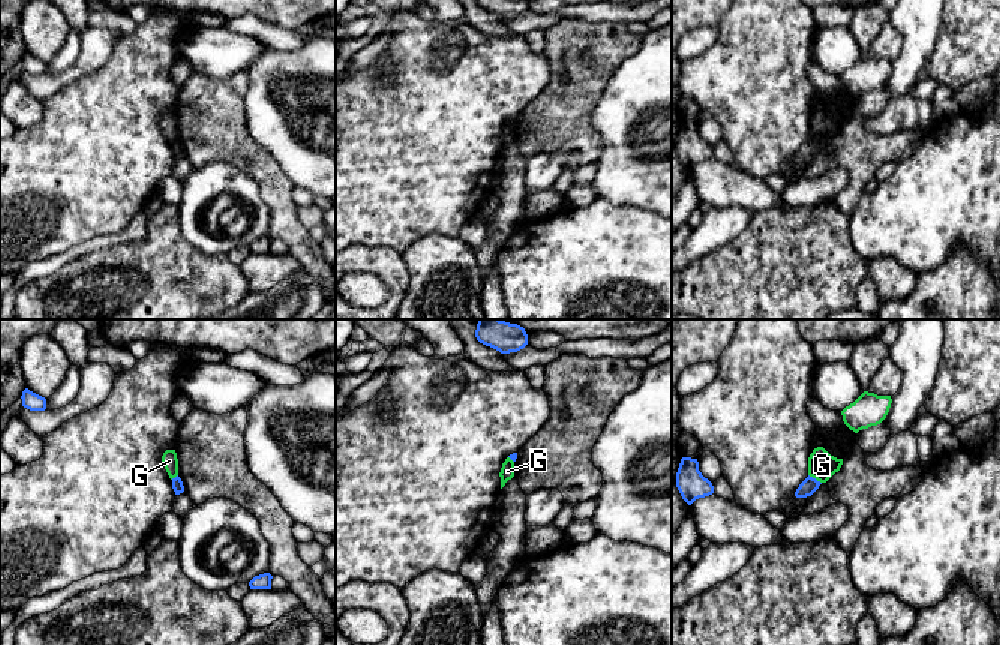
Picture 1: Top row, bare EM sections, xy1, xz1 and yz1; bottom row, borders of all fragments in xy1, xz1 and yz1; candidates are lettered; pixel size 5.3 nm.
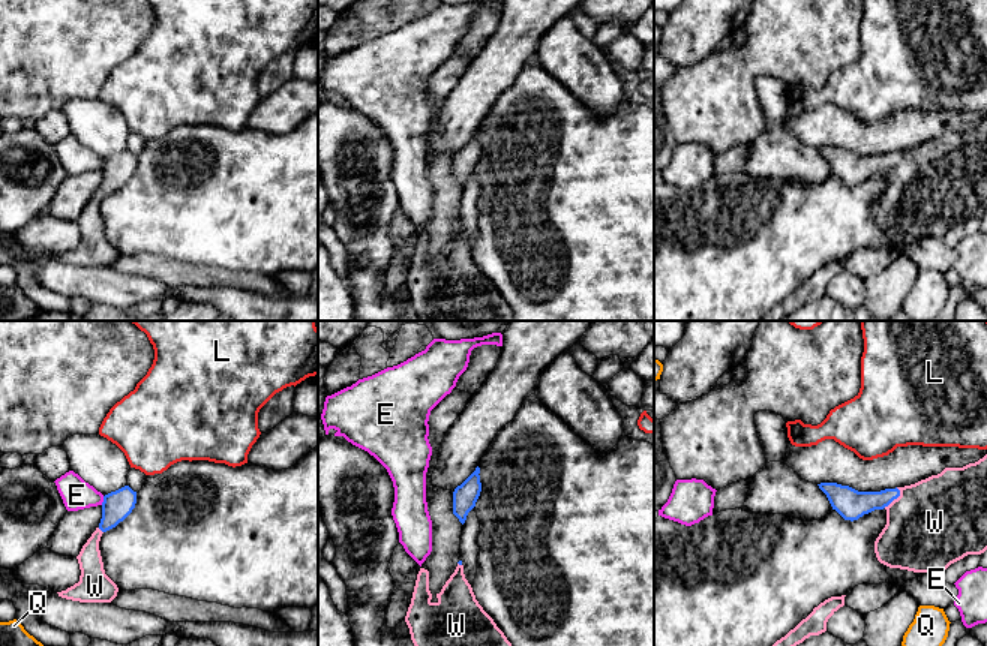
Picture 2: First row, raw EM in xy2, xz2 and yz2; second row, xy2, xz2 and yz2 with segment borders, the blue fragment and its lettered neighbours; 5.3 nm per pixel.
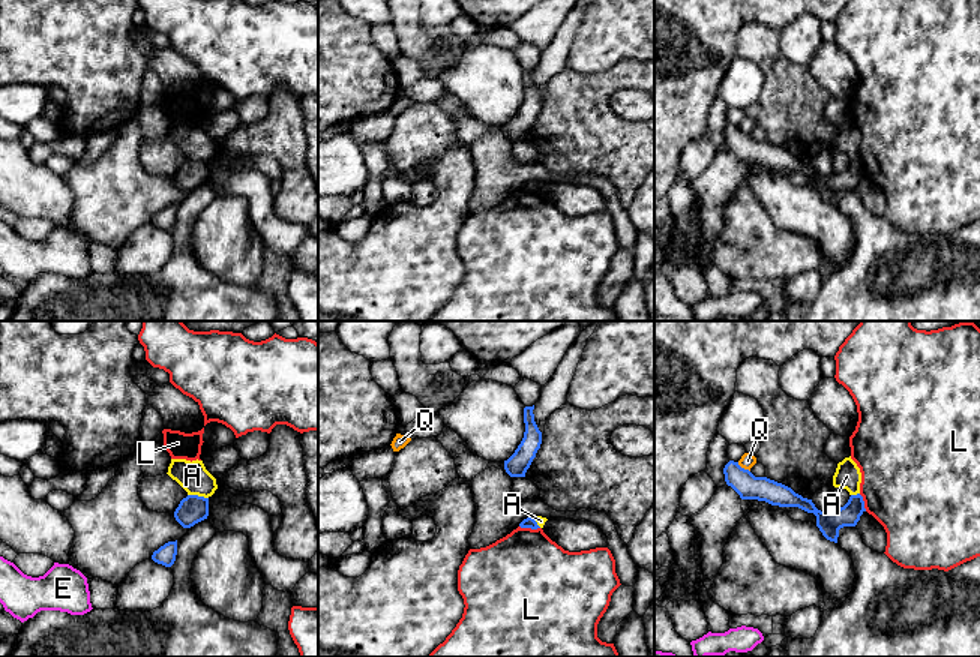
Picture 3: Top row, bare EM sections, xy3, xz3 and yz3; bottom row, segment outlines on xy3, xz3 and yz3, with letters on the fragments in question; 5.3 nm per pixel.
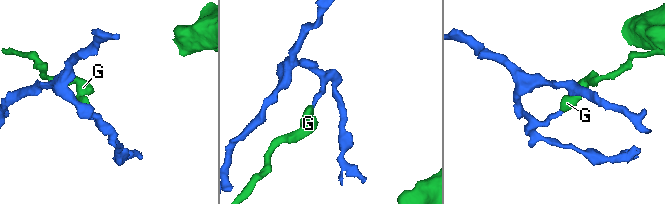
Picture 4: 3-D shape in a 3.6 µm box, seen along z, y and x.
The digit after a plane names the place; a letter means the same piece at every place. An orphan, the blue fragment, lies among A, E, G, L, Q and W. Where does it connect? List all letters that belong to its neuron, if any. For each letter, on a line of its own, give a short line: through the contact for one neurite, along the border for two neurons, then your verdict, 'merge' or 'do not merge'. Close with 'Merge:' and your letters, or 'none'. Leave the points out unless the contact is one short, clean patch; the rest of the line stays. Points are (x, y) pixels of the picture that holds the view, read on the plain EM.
A: line xy3 (188, 158), (207, 162); do not merge
E: line xy2 (104, 161), (101, 168); do not merge
G: line yz1 (808, 138), (820, 147); do not merge
L: do not merge
Q: line yz3 (737, 126), (749, 135); do not merge
W: line yz2 (851, 168), (894, 162), (933, 188); merge
Merge: W

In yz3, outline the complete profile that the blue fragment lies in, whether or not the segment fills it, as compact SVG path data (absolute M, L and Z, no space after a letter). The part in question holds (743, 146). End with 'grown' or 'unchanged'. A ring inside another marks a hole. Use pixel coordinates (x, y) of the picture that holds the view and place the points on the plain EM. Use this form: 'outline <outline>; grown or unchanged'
outline M729 124L723 132L723 138L726 148L741 164L758 164L779 171L798 171L807 177L813 177L816 180L816 190L822 200L834 207L837 207L839 194L855 190L860 180L866 176L860 158L851 159L843 171L825 177L818 174L812 164L803 162L791 152L767 141L755 141L749 134L741 132L738 126Z; unchanged

